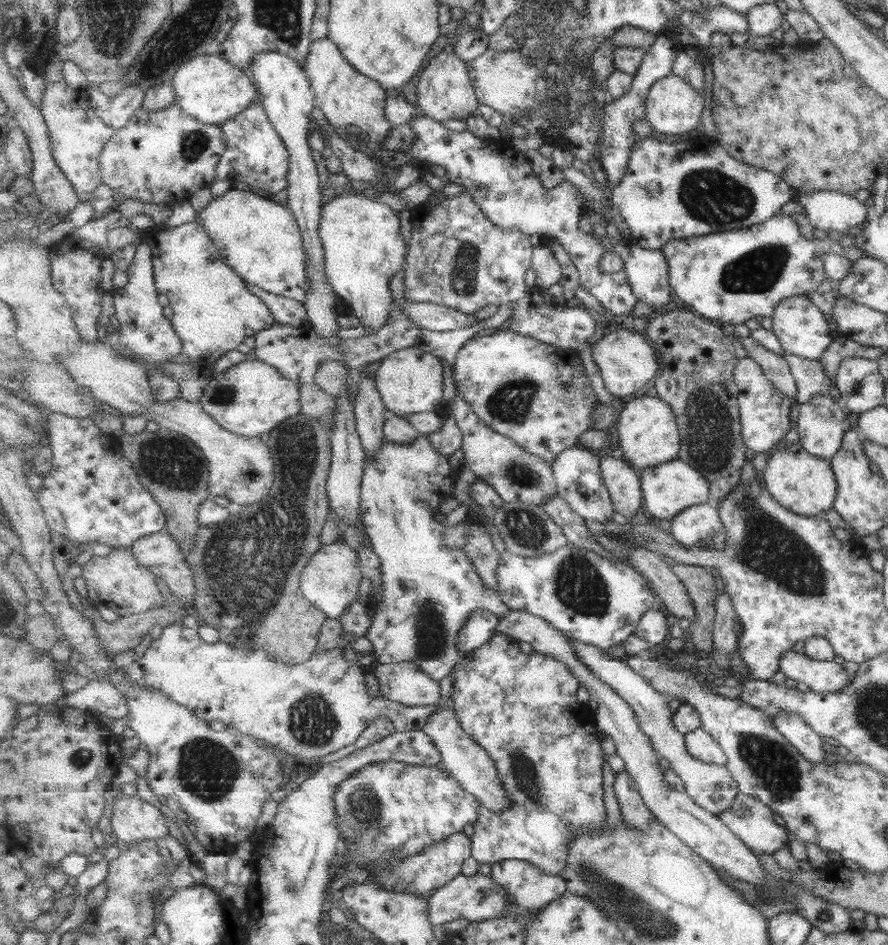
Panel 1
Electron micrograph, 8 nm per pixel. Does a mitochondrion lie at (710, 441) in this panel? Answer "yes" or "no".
yes

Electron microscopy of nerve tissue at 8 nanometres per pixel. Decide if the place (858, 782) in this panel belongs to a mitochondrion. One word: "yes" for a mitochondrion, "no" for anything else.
no

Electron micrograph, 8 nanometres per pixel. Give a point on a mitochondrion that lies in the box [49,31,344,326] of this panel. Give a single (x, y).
(194, 145)

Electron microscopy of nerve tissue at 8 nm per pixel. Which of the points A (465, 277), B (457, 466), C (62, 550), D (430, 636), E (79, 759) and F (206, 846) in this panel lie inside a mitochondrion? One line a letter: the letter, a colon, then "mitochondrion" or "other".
A: mitochondrion
B: other
C: other
D: mitochondrion
E: mitochondrion
F: other

